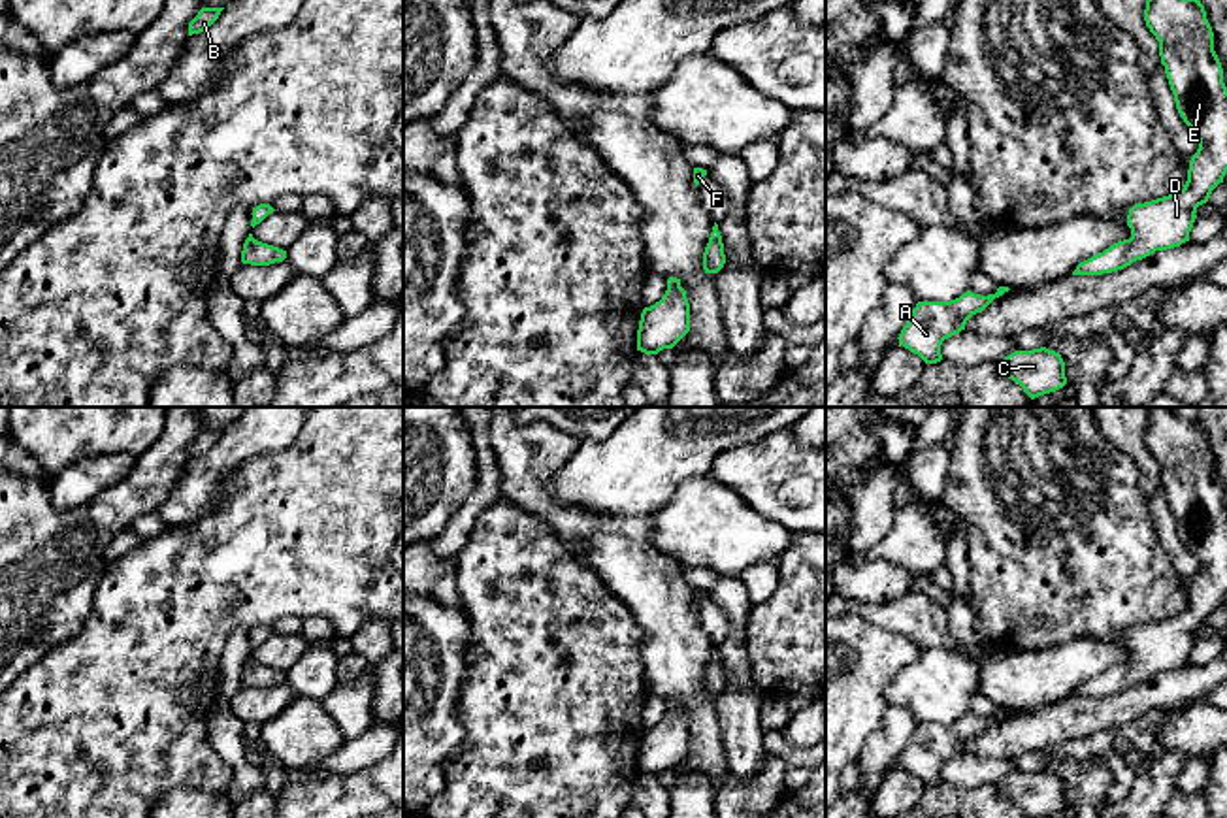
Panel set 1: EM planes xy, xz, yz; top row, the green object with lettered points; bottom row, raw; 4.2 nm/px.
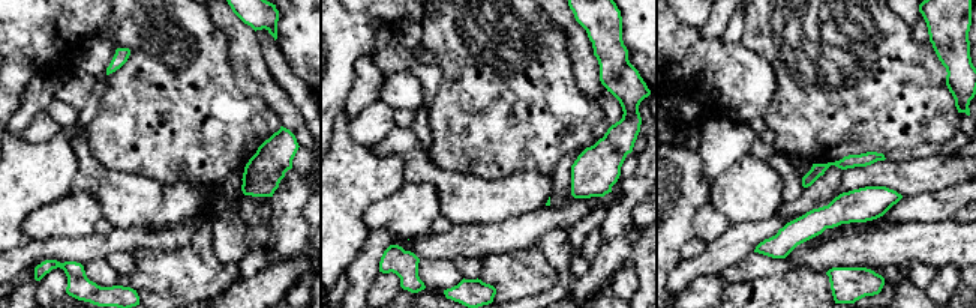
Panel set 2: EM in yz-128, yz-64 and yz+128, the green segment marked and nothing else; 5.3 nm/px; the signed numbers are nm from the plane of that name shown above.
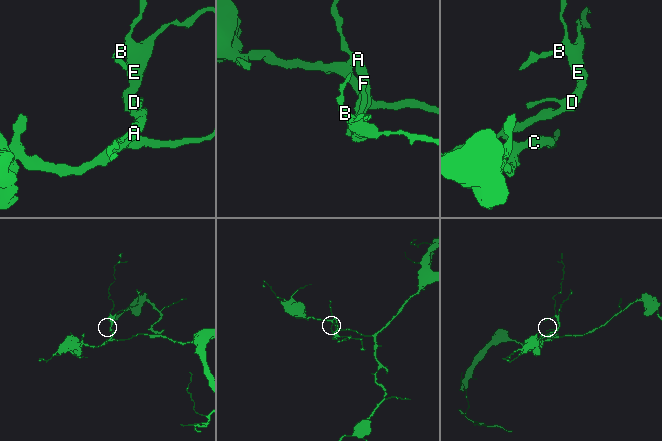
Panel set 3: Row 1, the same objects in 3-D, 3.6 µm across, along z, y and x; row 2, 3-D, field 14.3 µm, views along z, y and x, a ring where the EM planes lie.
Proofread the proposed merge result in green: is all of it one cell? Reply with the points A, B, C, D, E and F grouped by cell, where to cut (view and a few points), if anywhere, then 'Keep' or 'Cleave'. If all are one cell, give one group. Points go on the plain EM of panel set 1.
Groups: A B C D E F. No split. Keep

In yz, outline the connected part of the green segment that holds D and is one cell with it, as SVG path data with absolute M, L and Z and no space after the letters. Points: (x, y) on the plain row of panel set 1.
M1150 407L1144 443L1159 464L1176 532L1195 554L1199 571L1189 582L1184 611L1135 626L1127 637L1131 660L1080 684L1072 697L1112 695L1189 663L1197 630L1208 624L1227 596L1227 509L1204 428L1169 407Z

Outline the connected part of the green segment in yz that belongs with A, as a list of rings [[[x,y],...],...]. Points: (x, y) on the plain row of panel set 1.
[[[999,709],[995,716],[988,718],[967,712],[950,724],[918,724],[897,760],[899,767],[918,777],[925,786],[937,786],[942,782],[942,763],[965,752],[973,737],[1008,712],[1008,709]]]

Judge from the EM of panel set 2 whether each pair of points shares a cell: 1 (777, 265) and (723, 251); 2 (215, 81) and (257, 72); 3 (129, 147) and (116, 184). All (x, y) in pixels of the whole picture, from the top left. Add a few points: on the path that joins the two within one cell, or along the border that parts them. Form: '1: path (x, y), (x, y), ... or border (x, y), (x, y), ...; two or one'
1: border (753, 251), (717, 274); two
2: border (227, 42), (236, 83), (249, 96), (261, 99); two
3: border (90, 152), (107, 166), (141, 173), (155, 181); two

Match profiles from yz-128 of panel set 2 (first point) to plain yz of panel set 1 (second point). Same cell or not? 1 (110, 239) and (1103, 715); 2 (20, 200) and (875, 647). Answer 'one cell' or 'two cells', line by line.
1: one cell
2: one cell

